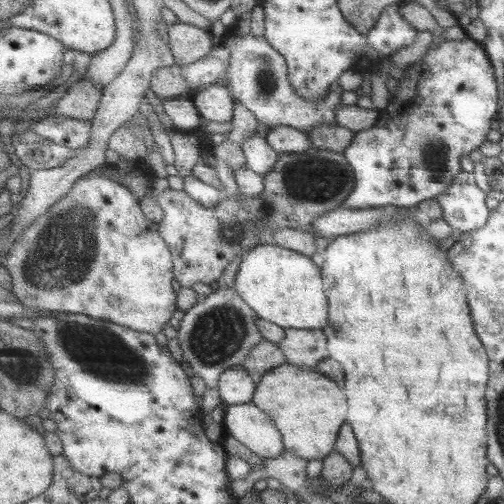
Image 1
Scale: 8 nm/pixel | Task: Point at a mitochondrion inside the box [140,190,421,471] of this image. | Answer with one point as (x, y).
(219, 333)

